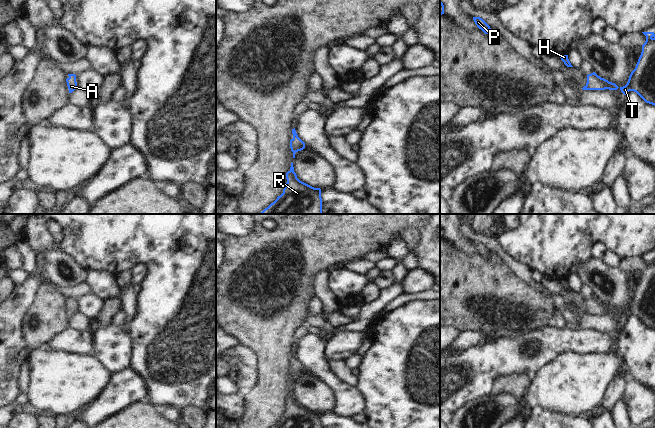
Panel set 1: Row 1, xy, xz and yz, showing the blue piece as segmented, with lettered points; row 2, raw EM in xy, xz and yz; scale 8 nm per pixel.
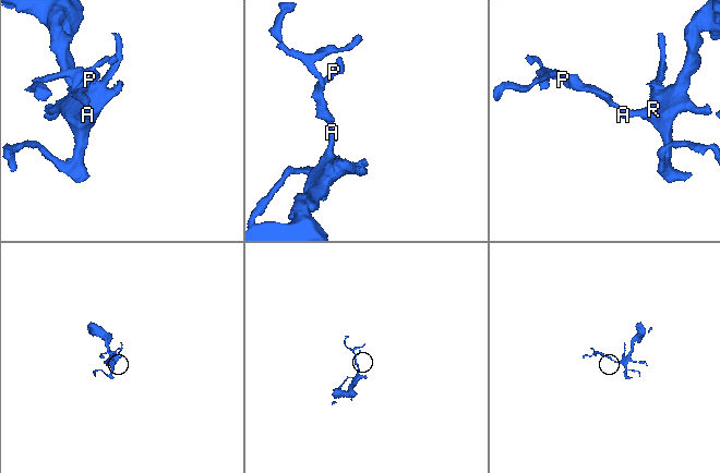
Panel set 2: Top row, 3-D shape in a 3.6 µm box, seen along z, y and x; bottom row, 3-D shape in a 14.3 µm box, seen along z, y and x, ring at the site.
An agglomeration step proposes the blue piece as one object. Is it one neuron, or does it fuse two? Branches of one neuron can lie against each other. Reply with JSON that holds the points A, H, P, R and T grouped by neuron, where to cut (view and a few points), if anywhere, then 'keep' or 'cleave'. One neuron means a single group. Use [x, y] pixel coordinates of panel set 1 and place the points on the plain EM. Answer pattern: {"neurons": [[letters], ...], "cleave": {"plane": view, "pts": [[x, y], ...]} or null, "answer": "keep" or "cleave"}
{"neurons": [["A", "H", "P", "R", "T"]], "cleave": null, "answer": "keep"}

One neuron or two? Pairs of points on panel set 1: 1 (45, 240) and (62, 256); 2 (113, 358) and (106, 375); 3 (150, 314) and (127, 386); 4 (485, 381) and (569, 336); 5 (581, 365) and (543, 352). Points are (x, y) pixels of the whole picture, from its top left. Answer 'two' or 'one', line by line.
1: two
2: two
3: two
4: one
5: two

